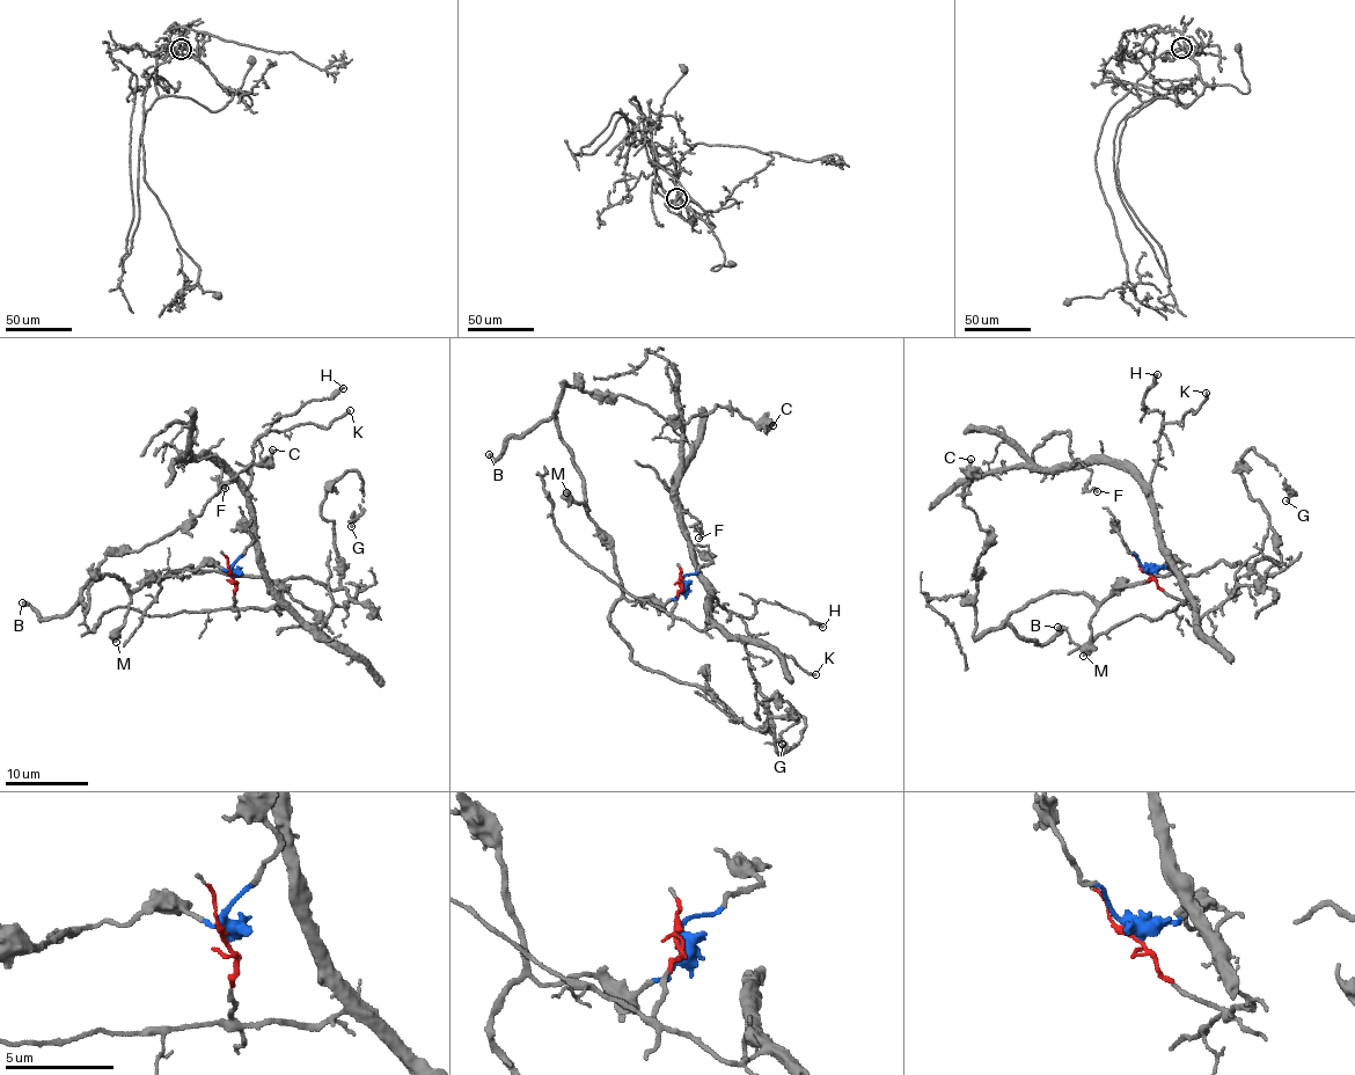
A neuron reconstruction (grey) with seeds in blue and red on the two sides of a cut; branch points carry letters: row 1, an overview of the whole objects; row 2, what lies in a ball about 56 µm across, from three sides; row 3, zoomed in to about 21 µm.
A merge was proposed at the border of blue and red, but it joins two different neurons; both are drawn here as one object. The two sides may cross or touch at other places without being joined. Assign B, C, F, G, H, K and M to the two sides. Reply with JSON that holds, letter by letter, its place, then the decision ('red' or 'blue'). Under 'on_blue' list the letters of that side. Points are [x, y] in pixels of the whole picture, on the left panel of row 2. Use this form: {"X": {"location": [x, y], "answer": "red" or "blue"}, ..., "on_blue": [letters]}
{"B": {"location": [22, 602], "answer": "blue"}, "C": {"location": [272, 450], "answer": "blue"}, "F": {"location": [225, 488], "answer": "red"}, "G": {"location": [351, 526], "answer": "blue"}, "H": {"location": [343, 388], "answer": "red"}, "K": {"location": [350, 410], "answer": "red"}, "M": {"location": [116, 642], "answer": "blue"}, "on_blue": ["B", "C", "G", "M"]}

